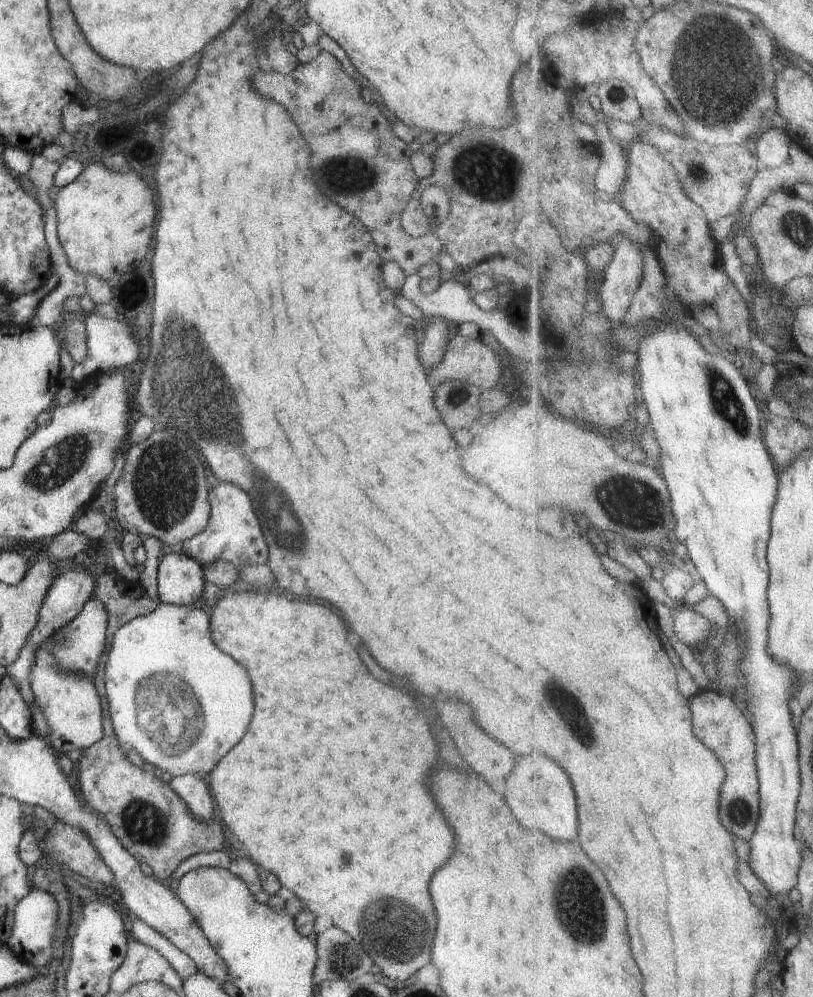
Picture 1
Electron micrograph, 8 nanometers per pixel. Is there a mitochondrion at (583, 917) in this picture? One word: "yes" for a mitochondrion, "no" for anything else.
yes

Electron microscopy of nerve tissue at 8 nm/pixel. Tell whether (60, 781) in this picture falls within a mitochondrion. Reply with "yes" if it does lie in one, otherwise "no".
no

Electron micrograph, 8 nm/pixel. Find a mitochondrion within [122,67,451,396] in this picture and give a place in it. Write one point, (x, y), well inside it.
(348, 175)

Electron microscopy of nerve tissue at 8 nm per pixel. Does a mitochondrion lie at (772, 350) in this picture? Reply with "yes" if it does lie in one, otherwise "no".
no

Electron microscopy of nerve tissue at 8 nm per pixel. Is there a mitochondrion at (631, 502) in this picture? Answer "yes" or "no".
yes

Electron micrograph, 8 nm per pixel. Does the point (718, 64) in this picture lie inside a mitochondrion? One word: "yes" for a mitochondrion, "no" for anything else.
yes

